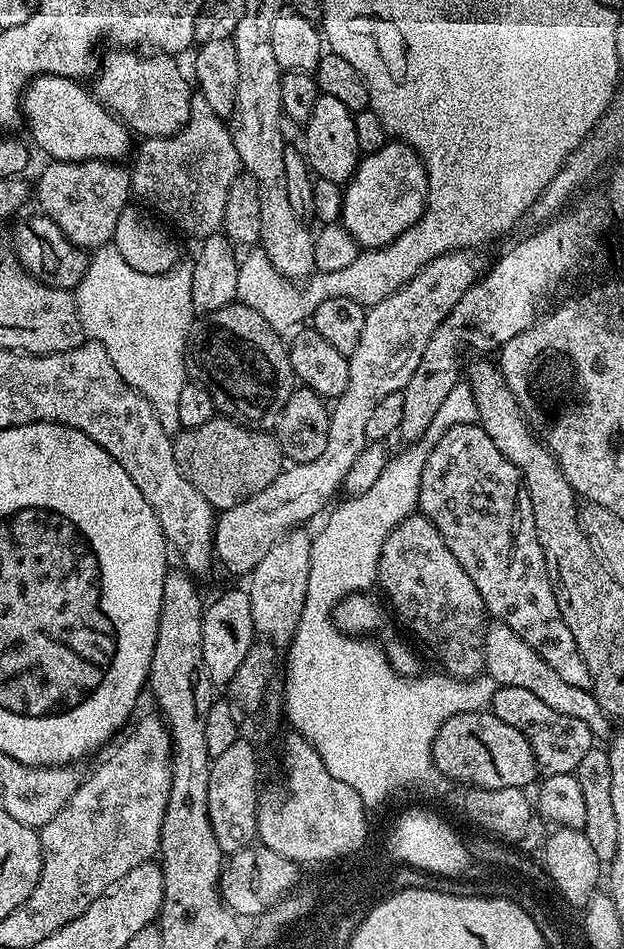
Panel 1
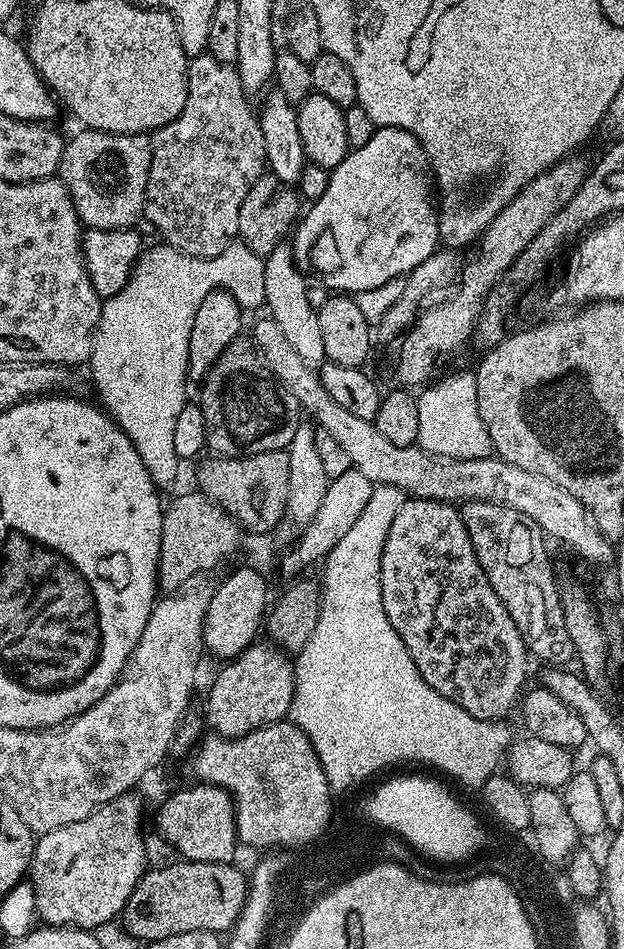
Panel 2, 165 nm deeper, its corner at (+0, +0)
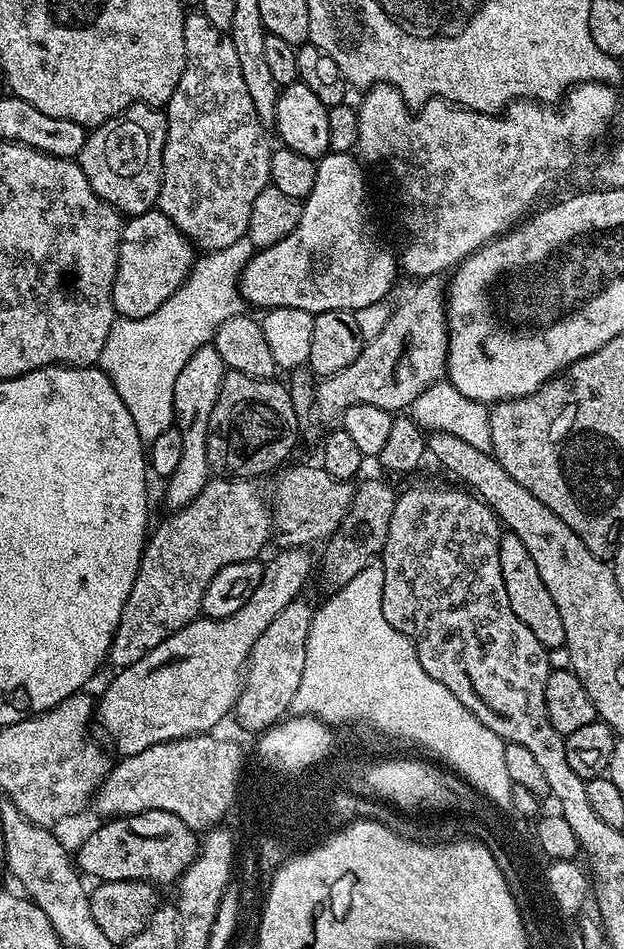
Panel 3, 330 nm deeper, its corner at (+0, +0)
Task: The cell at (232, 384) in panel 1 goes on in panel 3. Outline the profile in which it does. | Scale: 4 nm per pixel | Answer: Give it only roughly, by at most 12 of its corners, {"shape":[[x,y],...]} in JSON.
{"shape":[[225,371],[208,427],[217,477],[260,478],[291,454],[291,391]]}

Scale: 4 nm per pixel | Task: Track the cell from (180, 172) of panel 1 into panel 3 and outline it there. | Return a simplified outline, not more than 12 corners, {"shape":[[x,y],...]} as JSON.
{"shape":[[184,17],[158,210],[201,253],[245,239],[266,125],[227,32]]}

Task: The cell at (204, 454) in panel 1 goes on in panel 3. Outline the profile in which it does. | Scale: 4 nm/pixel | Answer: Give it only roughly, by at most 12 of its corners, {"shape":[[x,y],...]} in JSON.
{"shape":[[323,466],[275,477],[272,522],[285,548],[328,541],[353,485]]}

